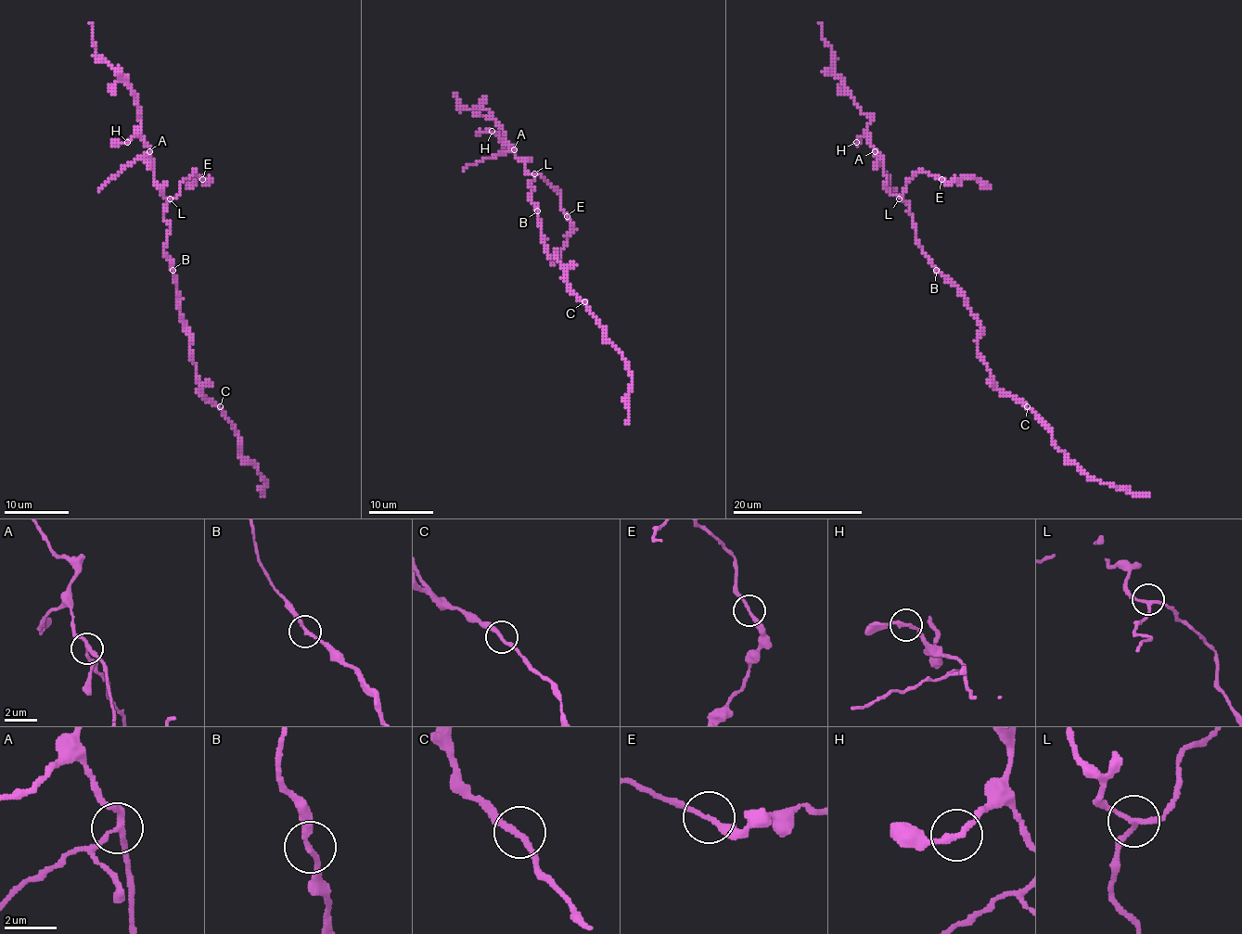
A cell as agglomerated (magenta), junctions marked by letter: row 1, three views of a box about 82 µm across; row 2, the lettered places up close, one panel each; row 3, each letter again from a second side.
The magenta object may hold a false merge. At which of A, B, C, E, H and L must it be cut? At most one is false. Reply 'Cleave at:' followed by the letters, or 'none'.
Cleave at: A

